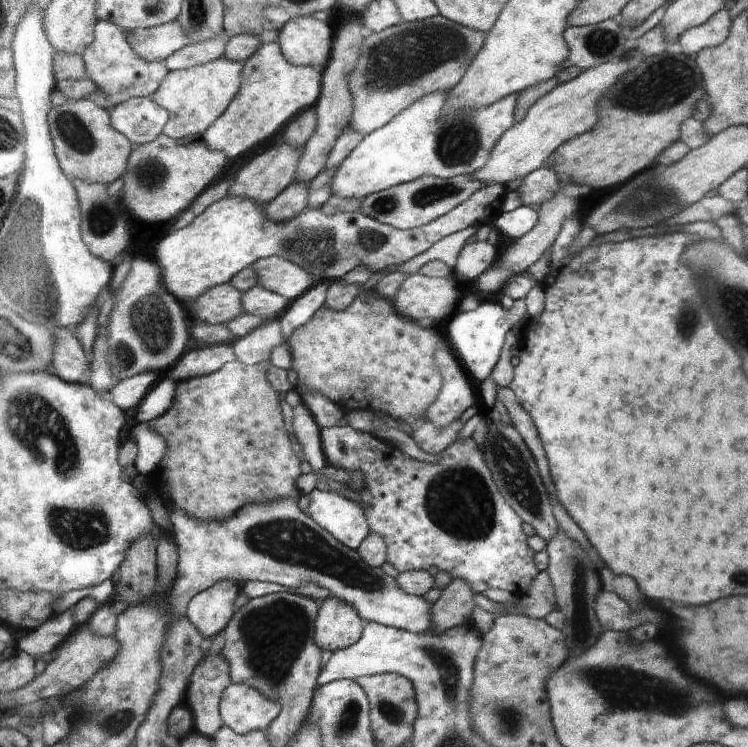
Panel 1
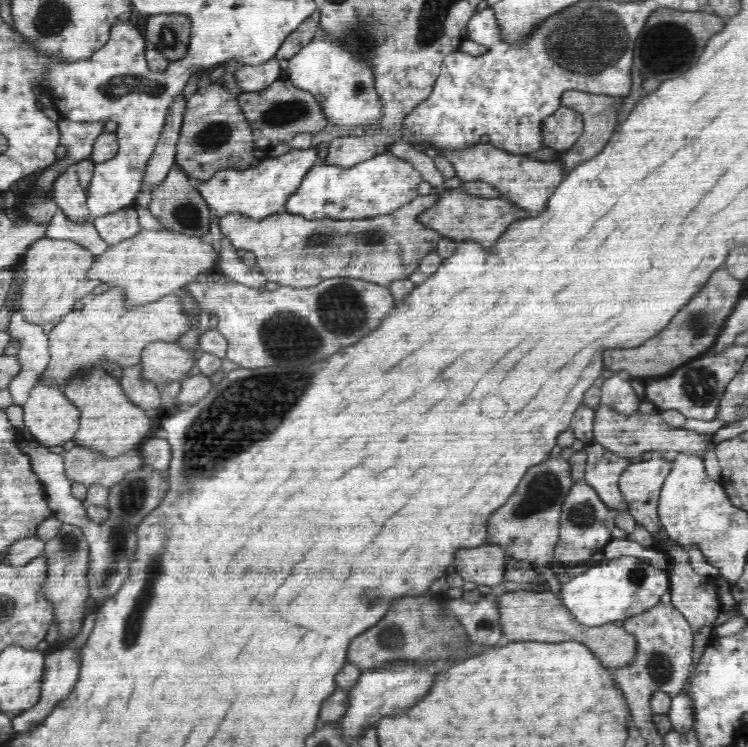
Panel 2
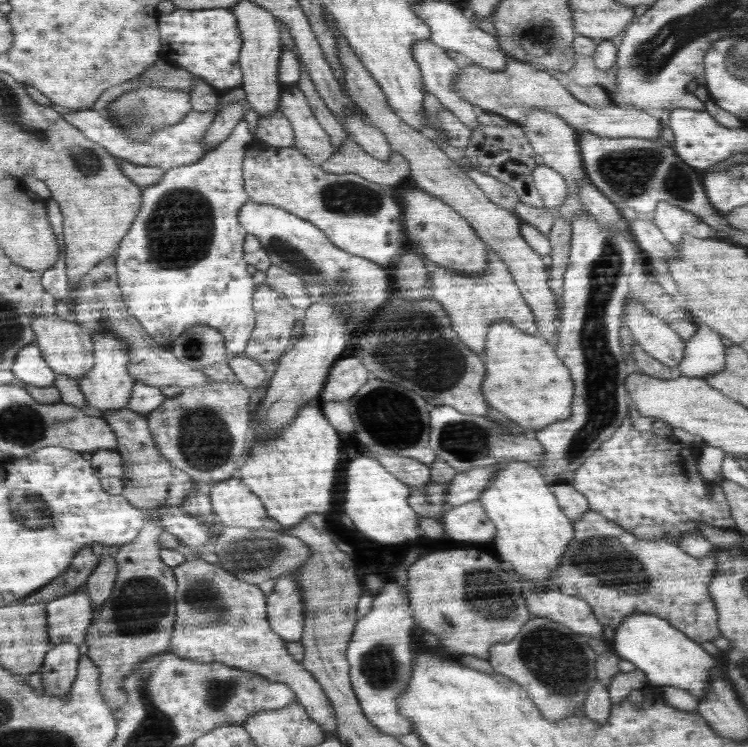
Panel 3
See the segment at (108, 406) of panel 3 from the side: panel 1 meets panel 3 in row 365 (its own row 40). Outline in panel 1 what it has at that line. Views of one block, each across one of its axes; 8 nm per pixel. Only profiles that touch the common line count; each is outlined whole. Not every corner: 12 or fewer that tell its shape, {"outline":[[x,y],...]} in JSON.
{"outline":[[97,21],[81,56],[110,108],[151,96],[170,72],[146,62],[127,32]]}

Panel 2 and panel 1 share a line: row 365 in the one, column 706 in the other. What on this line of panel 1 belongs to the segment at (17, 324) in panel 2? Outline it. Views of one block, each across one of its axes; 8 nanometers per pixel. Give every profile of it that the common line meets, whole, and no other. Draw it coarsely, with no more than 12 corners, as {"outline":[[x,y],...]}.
{"outline":[[726,7],[680,34],[686,56],[722,44],[731,27]]}

